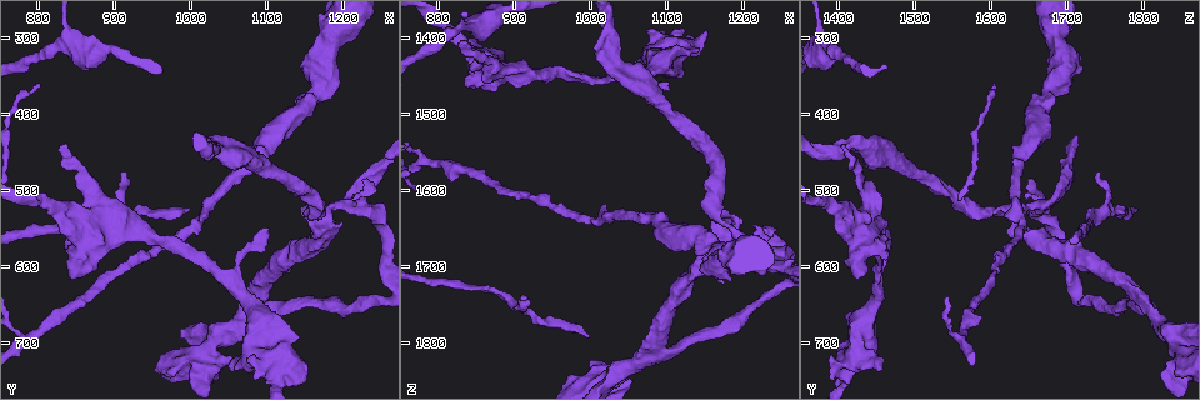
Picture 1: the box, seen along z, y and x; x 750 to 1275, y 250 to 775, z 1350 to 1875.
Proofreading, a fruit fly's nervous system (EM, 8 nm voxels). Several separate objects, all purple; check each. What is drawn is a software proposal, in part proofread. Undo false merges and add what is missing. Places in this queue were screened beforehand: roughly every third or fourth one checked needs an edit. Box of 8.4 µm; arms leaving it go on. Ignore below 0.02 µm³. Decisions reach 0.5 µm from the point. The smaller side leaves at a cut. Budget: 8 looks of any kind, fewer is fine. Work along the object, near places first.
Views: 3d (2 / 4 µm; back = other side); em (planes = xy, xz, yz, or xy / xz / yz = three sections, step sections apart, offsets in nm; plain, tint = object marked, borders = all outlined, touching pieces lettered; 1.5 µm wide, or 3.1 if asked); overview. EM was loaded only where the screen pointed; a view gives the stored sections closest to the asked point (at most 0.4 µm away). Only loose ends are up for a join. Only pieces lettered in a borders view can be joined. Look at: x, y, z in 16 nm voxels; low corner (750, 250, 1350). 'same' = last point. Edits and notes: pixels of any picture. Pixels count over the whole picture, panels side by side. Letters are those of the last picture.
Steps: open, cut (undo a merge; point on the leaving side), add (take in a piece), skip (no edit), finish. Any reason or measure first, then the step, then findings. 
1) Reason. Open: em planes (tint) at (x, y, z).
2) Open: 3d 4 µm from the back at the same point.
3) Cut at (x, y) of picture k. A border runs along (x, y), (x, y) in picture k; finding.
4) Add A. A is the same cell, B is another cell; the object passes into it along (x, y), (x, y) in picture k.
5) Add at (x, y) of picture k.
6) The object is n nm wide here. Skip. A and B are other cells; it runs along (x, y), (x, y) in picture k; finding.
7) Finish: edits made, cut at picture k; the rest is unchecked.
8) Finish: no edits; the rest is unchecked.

Sharp bend. Open: 3d 4 µm from the back at (1160, 520, 1615).

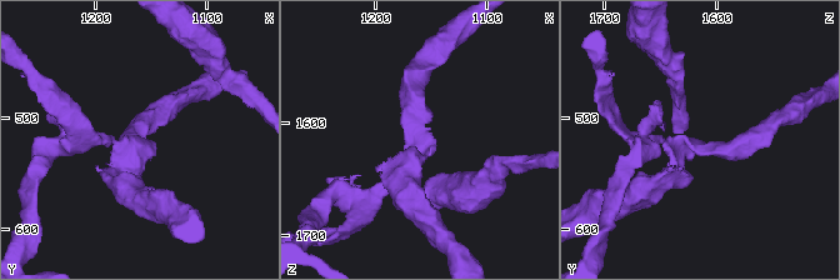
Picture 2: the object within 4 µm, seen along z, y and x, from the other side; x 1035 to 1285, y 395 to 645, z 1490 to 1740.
Open: em xy step 8 (tint) at (1154, 526, 1618).

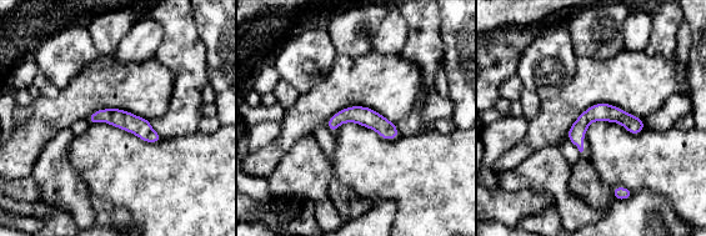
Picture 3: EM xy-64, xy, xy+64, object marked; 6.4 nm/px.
Open: em planes (borders) at the same point.

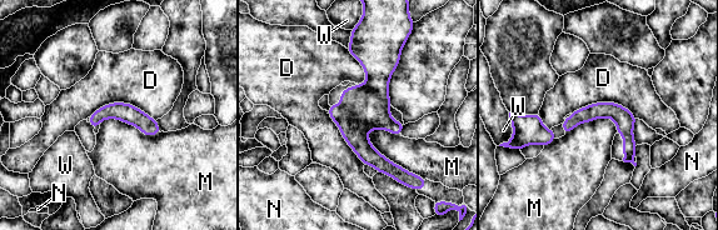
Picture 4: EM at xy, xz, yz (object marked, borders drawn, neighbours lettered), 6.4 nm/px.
Skip. D, M, N and W are other cells; it runs along (359, 40), (373, 58), (362, 144), (397, 175) in picture 4; continuous, no second cell.

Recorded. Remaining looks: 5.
Branch stops here. Open: 3d 2 µm at (835, 440, 1410).

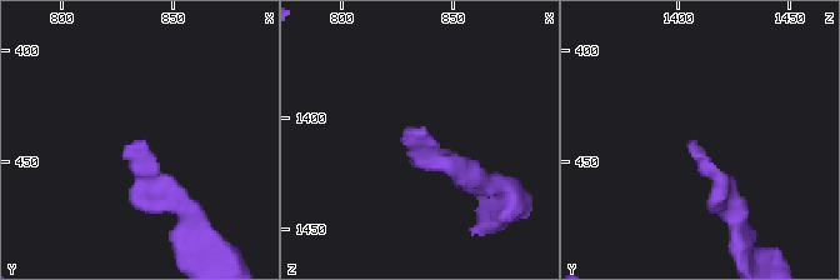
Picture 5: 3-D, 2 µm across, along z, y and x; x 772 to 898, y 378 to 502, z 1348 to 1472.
Now the EM. Open: em yz step 8 (tint) at (836, 440, 1404).

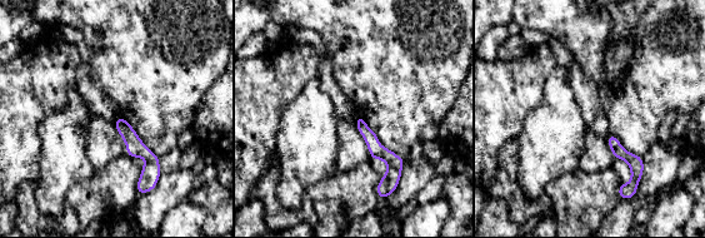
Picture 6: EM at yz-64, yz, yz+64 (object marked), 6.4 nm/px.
Open: em planes (borders) at the same point.

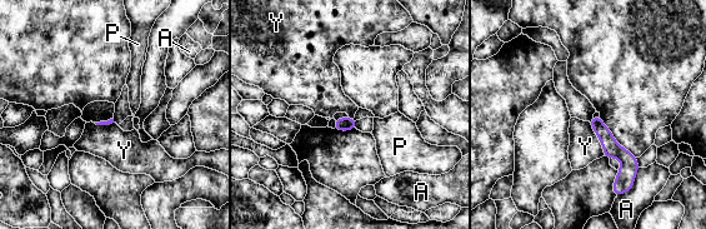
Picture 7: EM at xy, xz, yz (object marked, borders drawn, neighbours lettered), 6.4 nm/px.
Skip. A, P and Y are other cells; a border runs along (595, 134), (604, 155) in picture 7; none of them fits.

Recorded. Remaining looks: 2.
Finish: no edits; the rest is unchecked.

